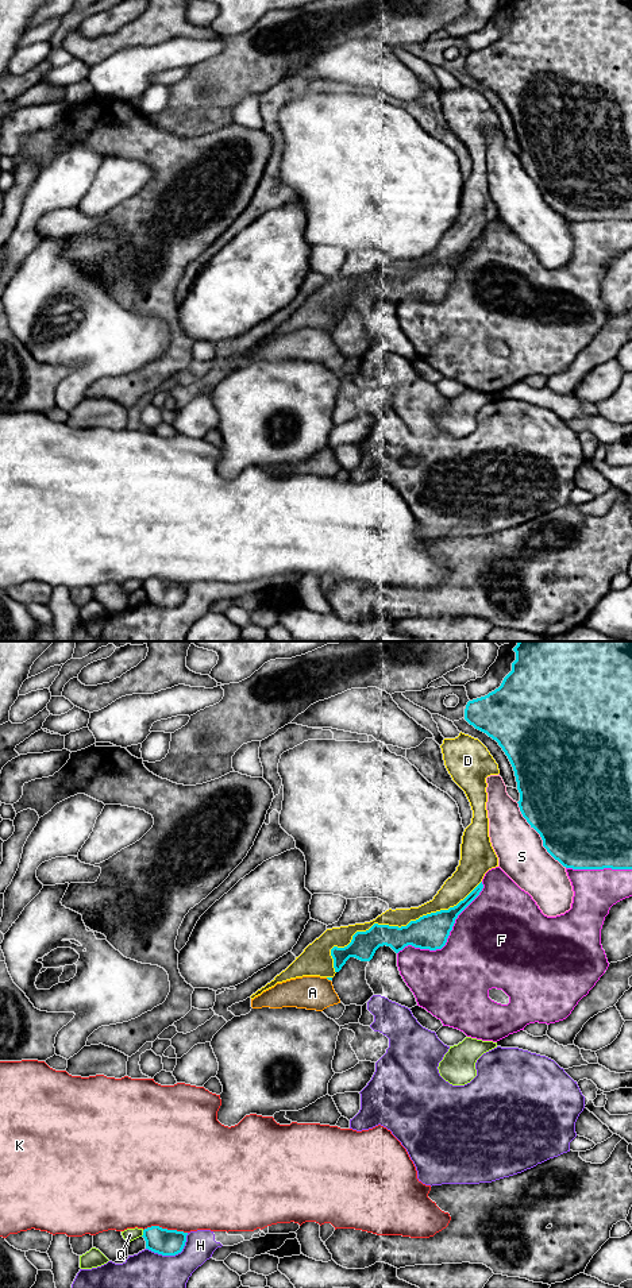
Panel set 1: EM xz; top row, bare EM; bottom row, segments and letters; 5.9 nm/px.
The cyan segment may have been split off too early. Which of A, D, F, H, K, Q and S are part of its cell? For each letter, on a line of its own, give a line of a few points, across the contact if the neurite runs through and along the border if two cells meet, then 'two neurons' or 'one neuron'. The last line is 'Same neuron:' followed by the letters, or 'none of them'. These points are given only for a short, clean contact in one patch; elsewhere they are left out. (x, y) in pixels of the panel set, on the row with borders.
A: two neurons
D: two neurons
F: two neurons
H: two neurons
K: two neurons
Q: two neurons
S: two neurons
Same neuron: none of them

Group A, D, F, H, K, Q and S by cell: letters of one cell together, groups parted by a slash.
A / D / F / H / K / Q / S

